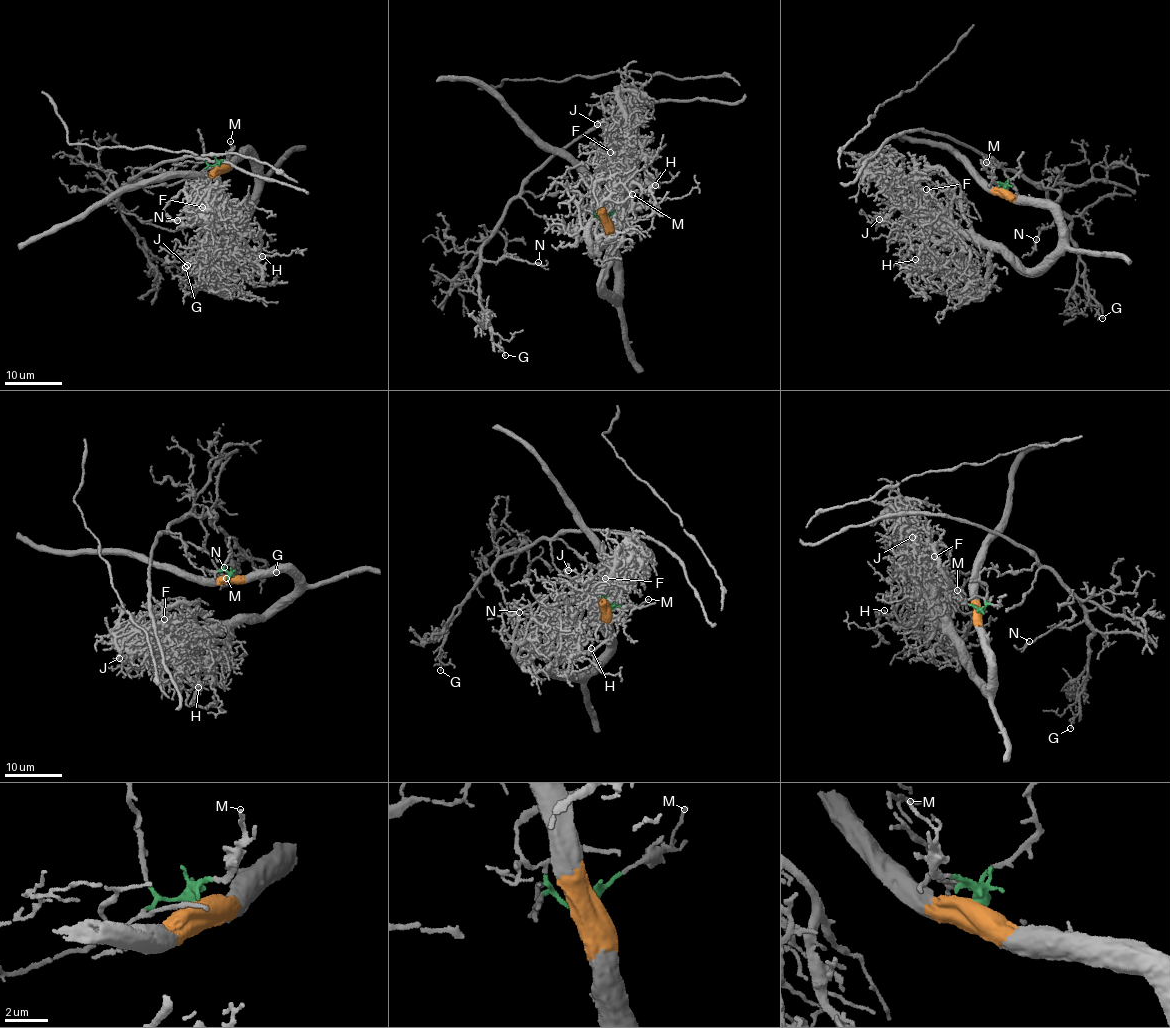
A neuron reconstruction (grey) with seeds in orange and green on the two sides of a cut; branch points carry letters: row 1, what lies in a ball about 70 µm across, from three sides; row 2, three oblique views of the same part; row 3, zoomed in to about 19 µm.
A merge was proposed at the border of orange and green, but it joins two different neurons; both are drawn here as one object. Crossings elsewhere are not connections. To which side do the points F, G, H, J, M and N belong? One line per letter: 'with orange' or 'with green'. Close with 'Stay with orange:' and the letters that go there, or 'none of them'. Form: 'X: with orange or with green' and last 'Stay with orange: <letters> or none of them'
F: with orange
G: with green
H: with orange
J: with orange
M: with green
N: with green
Stay with orange: F, H, J

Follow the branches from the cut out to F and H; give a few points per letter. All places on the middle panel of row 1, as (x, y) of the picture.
F: (605, 220), (618, 287), (613, 298), (602, 283), (616, 184), (607, 166), (610, 152)
H: (605, 220), (617, 276), (613, 298), (602, 277), (627, 180), (648, 192), (654, 184)

